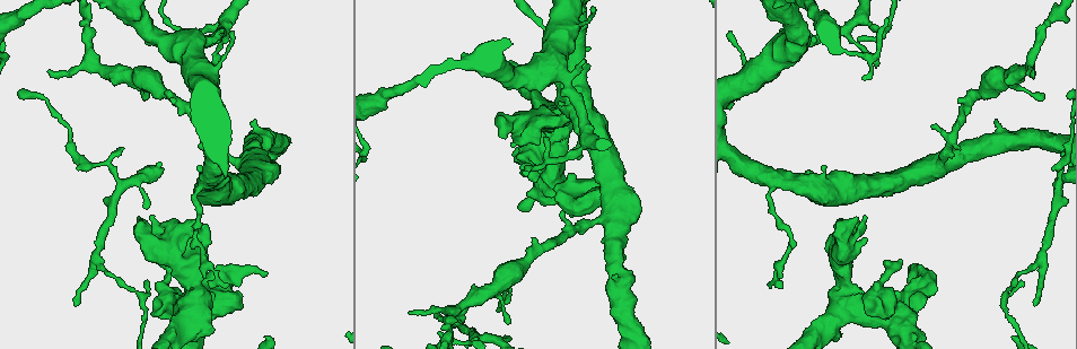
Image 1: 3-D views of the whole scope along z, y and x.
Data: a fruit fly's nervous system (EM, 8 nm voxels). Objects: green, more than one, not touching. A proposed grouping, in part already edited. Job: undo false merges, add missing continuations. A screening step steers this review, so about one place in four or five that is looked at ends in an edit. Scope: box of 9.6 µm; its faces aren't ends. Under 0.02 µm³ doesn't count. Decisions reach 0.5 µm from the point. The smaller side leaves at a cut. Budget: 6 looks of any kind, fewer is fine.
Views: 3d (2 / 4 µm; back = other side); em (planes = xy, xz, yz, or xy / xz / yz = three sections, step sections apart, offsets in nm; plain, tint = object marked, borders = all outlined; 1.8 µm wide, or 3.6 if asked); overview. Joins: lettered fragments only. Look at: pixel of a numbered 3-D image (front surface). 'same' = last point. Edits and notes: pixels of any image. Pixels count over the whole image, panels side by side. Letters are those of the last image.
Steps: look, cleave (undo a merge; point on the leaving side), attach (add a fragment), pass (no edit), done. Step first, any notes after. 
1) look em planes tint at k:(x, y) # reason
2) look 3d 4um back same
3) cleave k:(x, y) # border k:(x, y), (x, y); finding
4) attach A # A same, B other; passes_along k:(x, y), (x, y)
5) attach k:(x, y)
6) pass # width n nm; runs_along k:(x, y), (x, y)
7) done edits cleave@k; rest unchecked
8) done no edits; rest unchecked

look 3d 2um at 1:(590, 48)

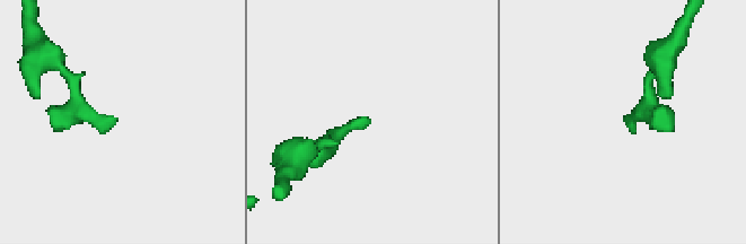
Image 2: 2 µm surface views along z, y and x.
look em xy step 16 borders at 2:(367, 121)

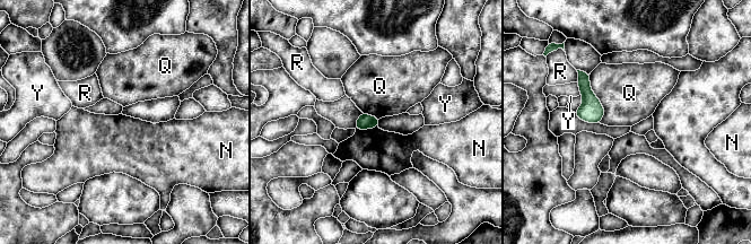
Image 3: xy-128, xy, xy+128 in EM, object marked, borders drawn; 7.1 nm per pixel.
look em planes borders same # another direction

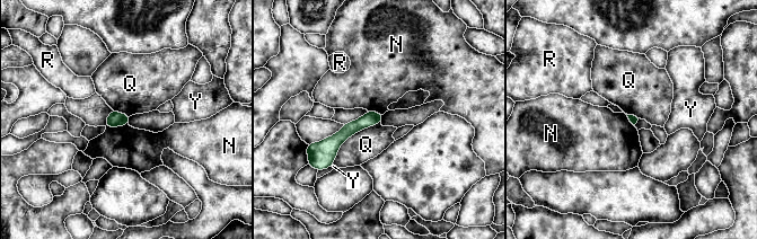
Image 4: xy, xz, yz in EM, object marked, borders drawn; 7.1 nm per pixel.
pass # N other, Q other, R other, Y other; border 4:(380, 122), (351, 134), (332, 164); no lettered fragment goes on from it

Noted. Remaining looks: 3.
look 3d 4um at 1:(535, 127) # touches itself

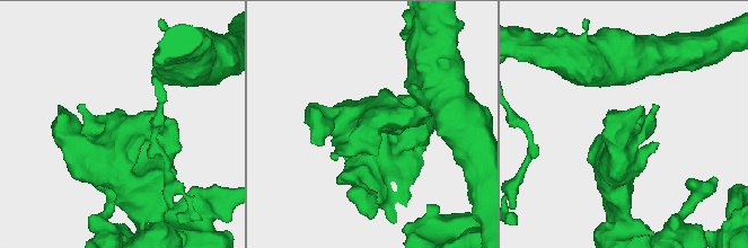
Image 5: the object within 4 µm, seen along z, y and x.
look em yz step 8 borders at 5:(370, 124)

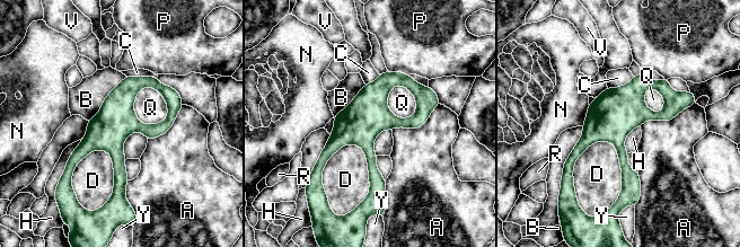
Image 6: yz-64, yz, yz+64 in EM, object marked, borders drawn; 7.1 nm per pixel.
pass # A other, B other, C other, D other, H other, N other, P other, Q other, R other, V other, Y other; runs_along 6:(397, 75), (369, 106), (376, 193); continuous, no second neuron

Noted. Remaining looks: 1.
look em planes borders at 1:(265, 335) # long arm stops here

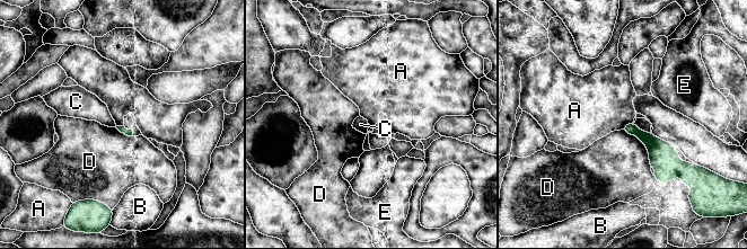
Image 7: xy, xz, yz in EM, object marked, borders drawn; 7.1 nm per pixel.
pass # A other, B other, C other, D other, E other; border 7:(633, 123), (627, 123), (622, 129); none of them fits

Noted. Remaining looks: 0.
done no edits; rest unchecked

